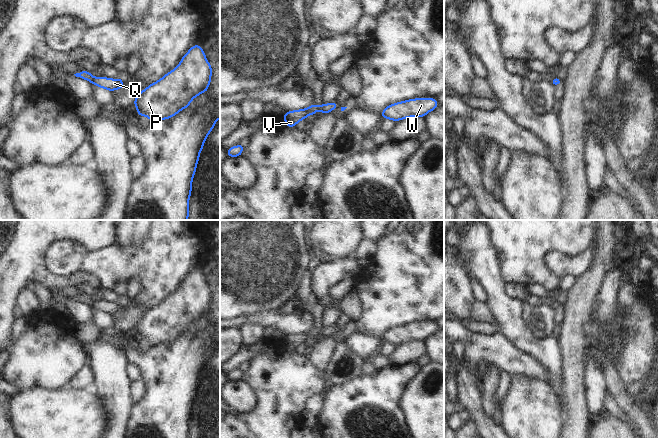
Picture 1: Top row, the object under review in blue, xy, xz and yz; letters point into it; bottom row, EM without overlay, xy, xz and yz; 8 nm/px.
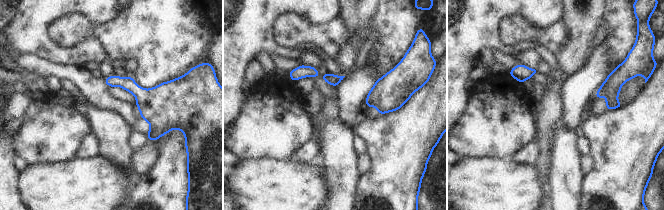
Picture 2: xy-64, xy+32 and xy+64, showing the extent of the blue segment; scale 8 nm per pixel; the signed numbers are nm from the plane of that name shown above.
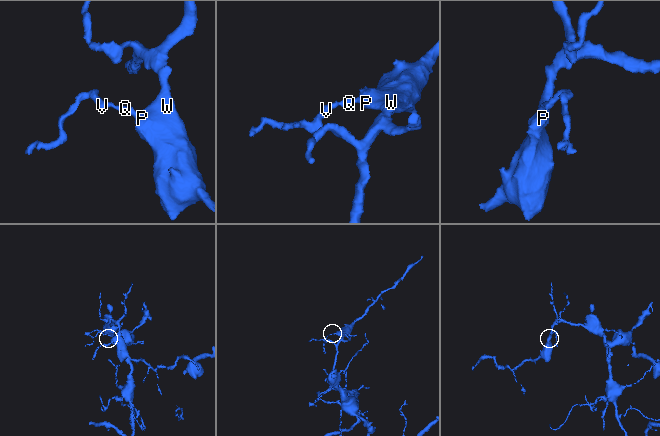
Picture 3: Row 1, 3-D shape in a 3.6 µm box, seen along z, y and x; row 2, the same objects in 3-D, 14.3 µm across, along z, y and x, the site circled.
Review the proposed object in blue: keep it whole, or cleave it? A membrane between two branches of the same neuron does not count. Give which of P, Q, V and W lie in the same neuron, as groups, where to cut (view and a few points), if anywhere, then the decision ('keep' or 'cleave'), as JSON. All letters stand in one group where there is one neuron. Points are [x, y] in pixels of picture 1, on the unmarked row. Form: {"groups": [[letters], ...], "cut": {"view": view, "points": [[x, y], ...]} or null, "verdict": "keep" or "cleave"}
{"groups": [["P", "Q", "V", "W"]], "cut": null, "verdict": "keep"}

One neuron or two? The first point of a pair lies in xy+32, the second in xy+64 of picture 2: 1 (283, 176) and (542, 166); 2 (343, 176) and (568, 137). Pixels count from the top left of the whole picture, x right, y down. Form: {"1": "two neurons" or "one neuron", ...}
{"1": "two neurons", "2": "one neuron"}

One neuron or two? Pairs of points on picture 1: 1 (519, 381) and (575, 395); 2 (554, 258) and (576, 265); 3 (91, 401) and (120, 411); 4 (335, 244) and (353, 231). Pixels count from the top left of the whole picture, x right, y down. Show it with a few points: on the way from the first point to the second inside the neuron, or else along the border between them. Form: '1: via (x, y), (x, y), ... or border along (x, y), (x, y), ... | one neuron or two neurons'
1: border along (562, 401), (564, 409), (563, 425) | two neurons
2: via (559, 263), (561, 265), (571, 265) | one neuron
3: border along (92, 387), (101, 399), (106, 413), (105, 427) | two neurons
4: via (339, 240), (349, 231) | one neuron

